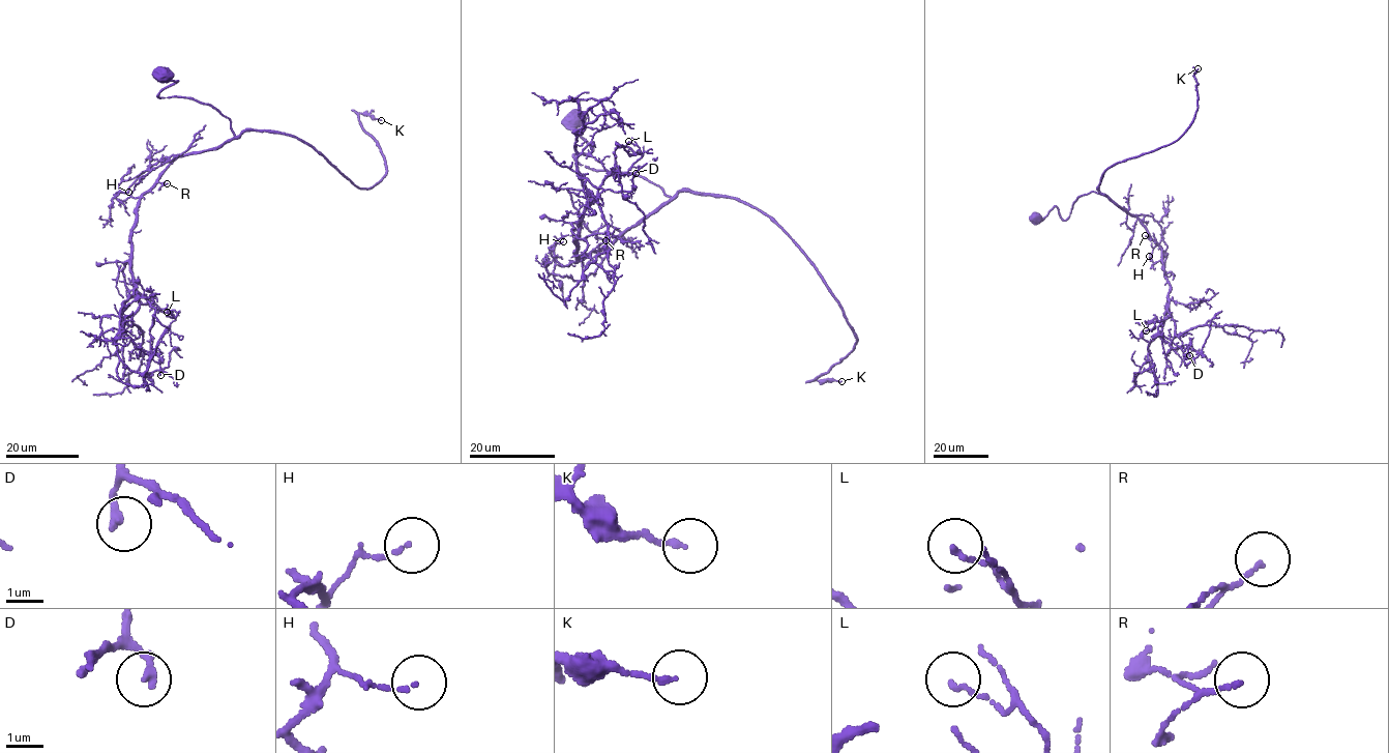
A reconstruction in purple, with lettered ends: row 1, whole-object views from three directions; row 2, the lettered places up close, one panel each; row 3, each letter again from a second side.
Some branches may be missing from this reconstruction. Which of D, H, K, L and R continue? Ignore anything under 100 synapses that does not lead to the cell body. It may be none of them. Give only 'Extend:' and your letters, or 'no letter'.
Extend: no letter

